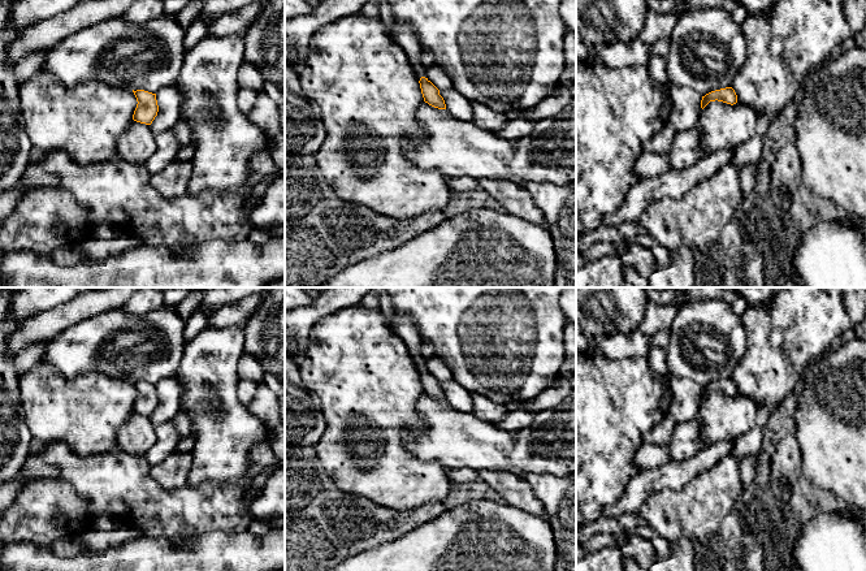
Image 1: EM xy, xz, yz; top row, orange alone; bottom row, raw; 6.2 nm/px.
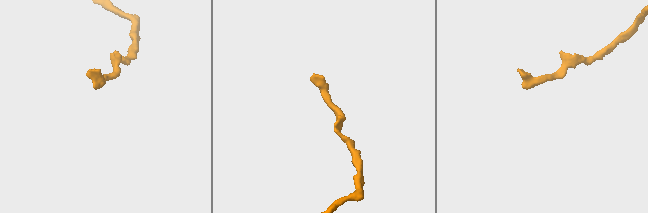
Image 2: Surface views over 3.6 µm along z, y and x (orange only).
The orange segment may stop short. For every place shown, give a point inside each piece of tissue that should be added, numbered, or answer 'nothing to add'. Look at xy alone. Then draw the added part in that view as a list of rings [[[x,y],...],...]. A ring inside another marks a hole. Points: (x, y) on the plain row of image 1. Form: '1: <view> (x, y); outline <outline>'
1: xy (169, 392); outline [[[165,377],[156,384],[159,403],[152,412],[151,423],[156,428],[159,424],[170,421],[181,410],[182,388],[177,378]]]

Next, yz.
1: yz (687, 399); outline [[[670,378],[672,402],[668,415],[677,423],[687,423],[694,419],[701,406],[702,386],[689,378]]]

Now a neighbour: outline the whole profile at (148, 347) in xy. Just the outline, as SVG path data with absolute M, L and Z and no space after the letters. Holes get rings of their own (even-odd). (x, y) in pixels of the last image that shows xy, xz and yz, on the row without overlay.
M163 306L140 316L114 308L81 320L48 339L42 362L55 365L66 377L99 369L113 377L156 385L178 373L186 346L185 326L177 307Z

